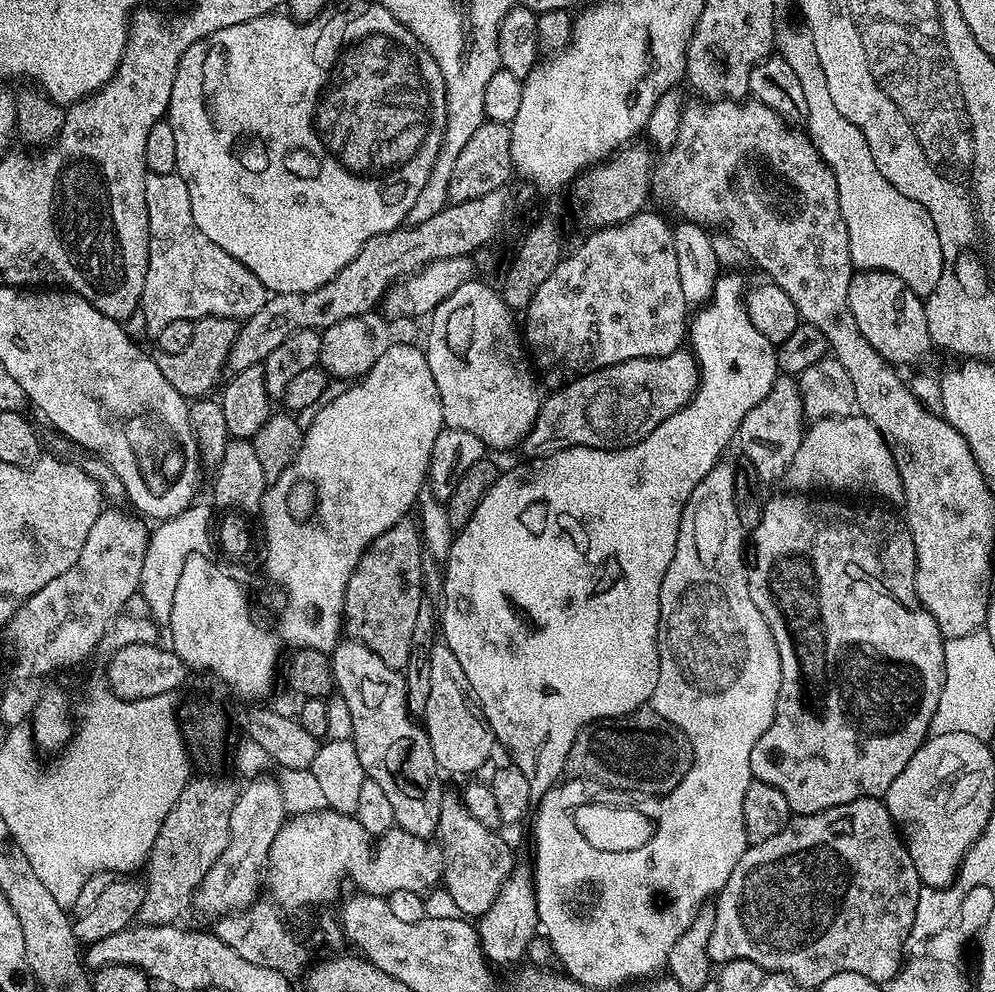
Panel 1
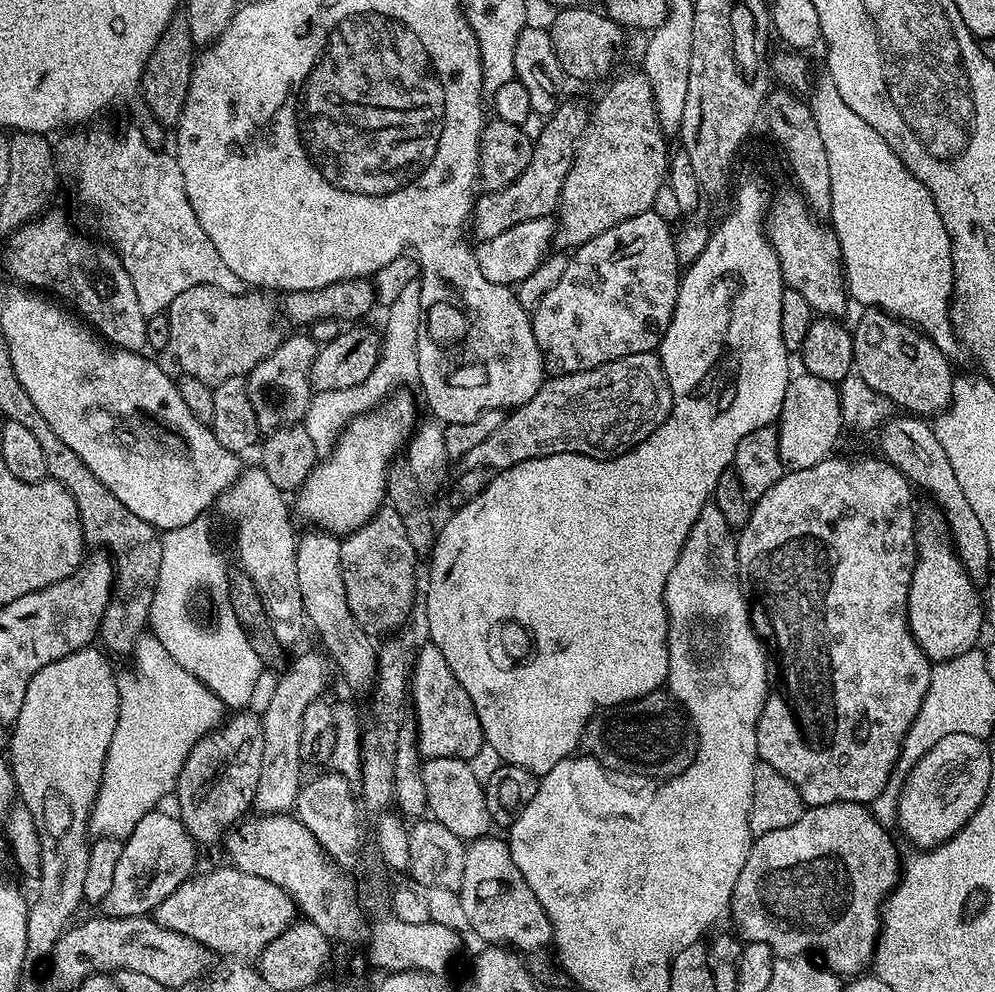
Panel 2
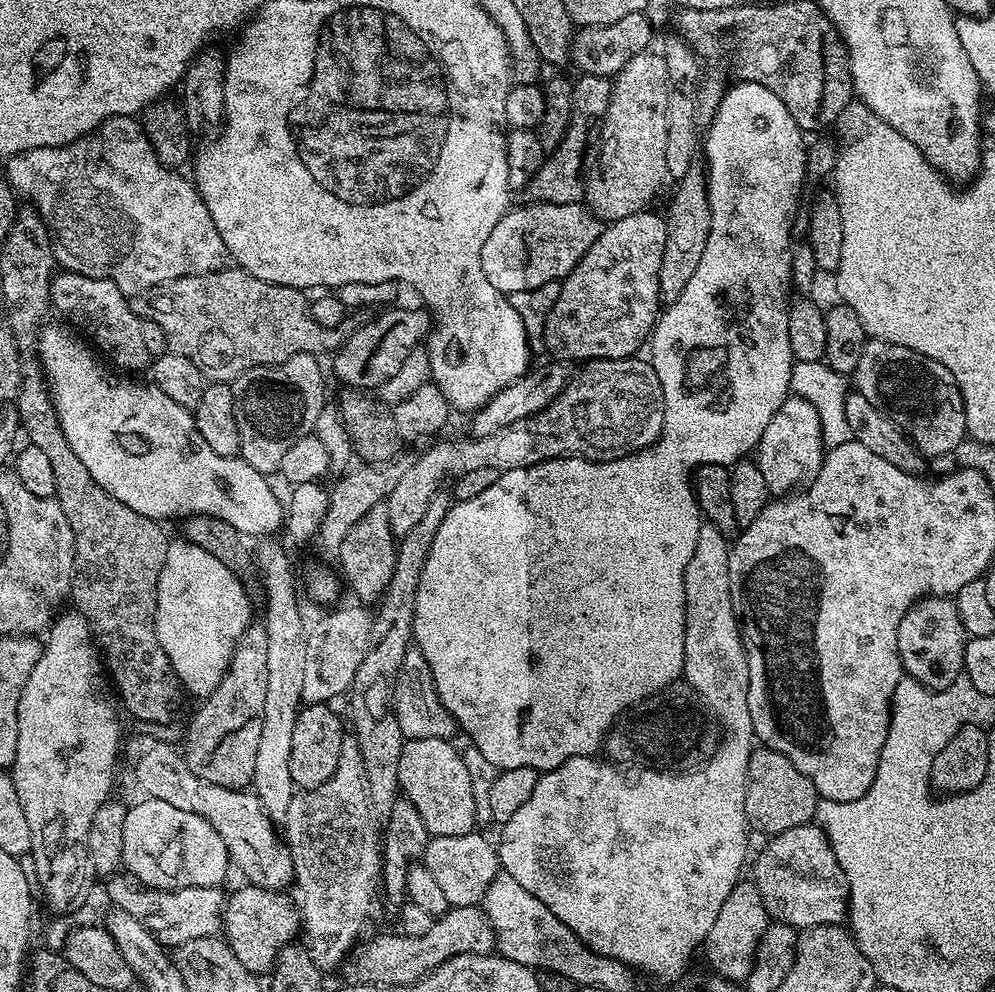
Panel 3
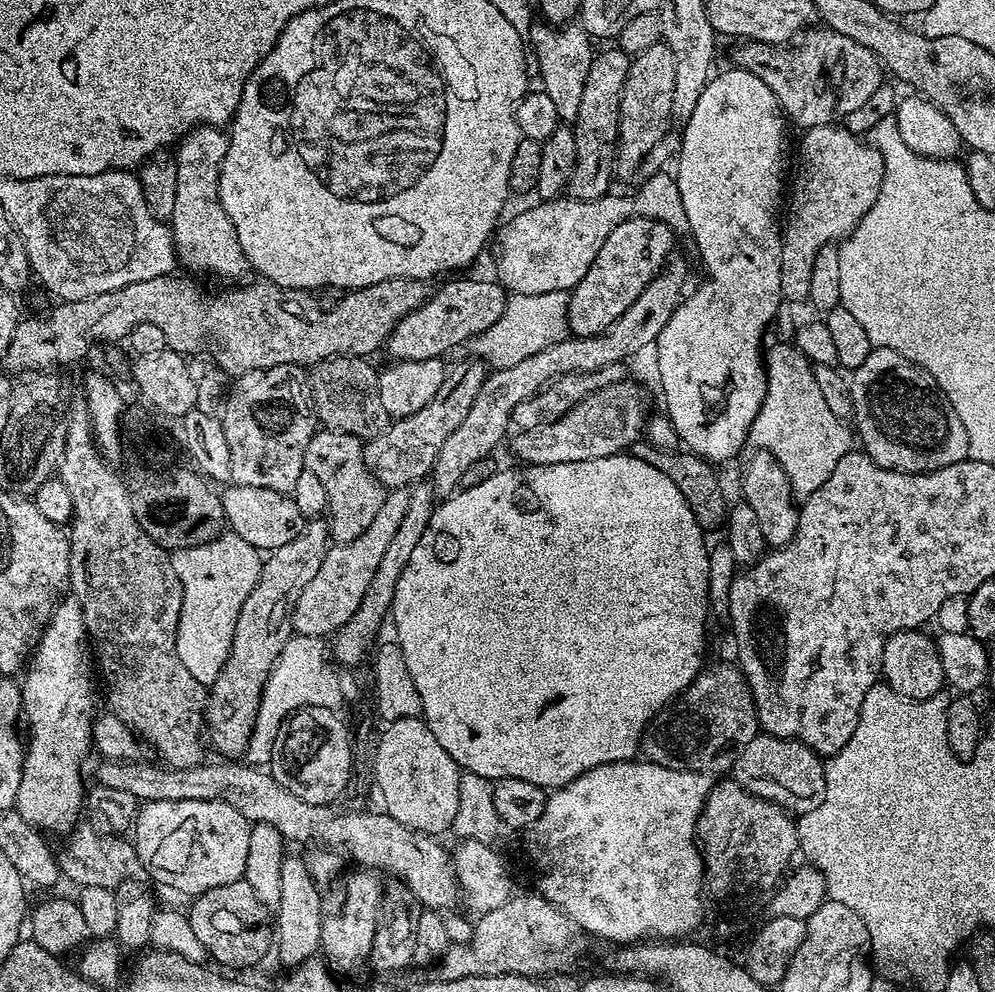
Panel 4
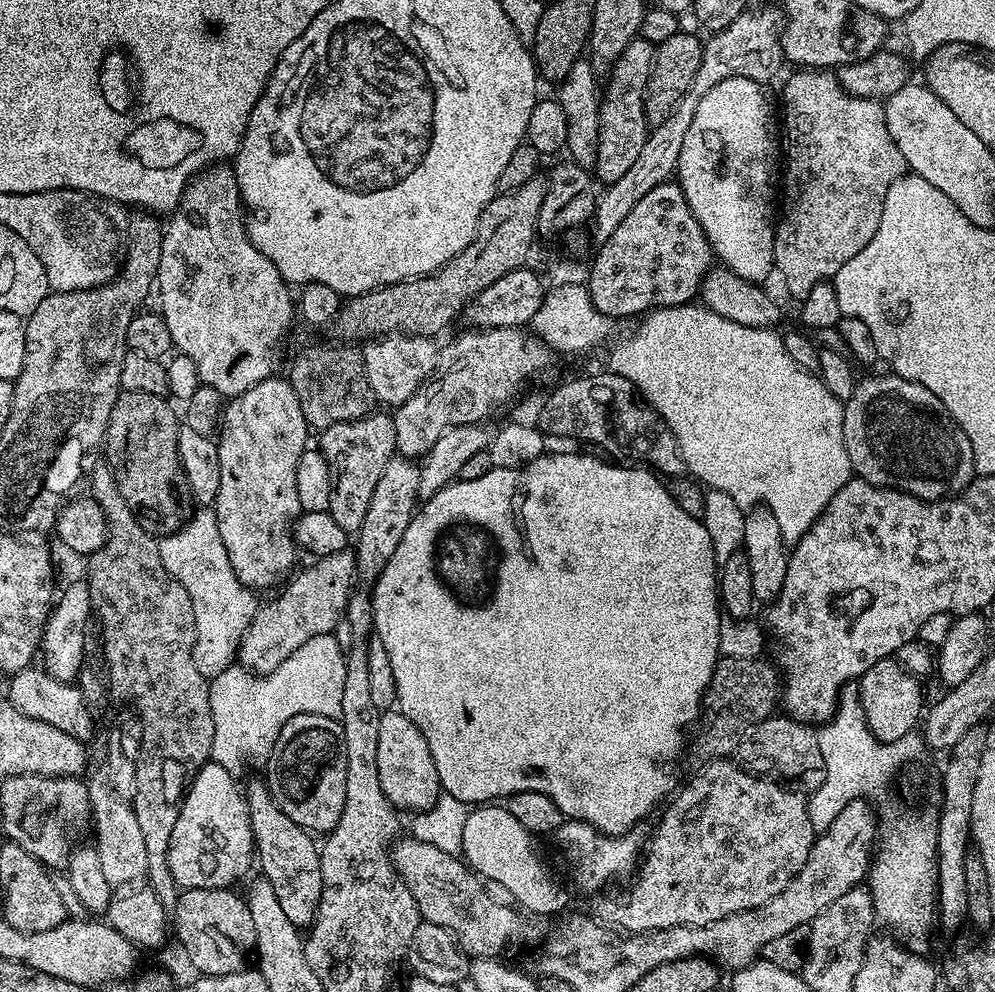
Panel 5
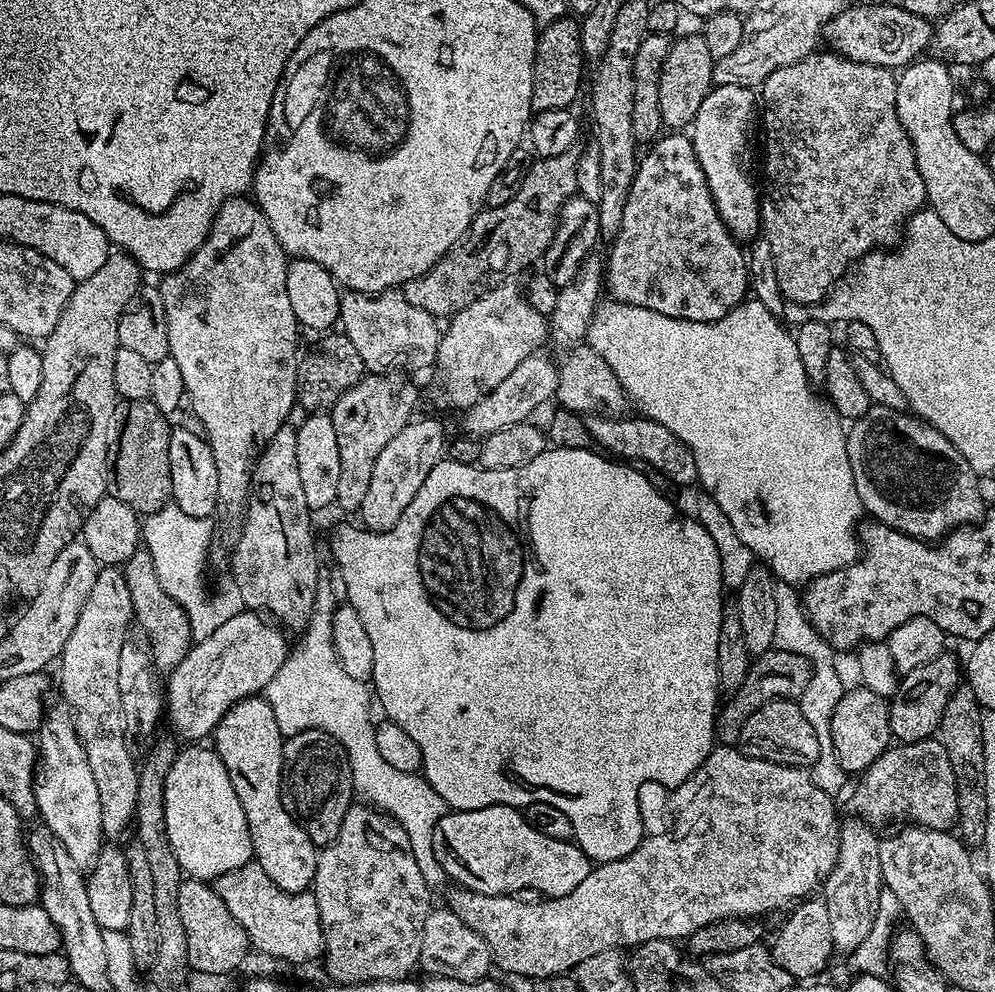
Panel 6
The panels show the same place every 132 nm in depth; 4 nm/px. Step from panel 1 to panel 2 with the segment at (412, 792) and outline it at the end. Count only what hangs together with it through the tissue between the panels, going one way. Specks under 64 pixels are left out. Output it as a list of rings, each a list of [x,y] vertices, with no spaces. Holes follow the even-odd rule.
[[[308,530],[296,542],[296,557],[298,558],[298,590],[302,590],[302,606],[309,625],[316,627],[320,635],[323,651],[330,657],[331,663],[344,675],[344,680],[352,688],[371,689],[376,677],[377,645],[372,645],[373,637],[350,614],[350,606],[346,602],[346,586],[342,586],[342,566],[340,565],[340,540],[331,532],[323,530]]]

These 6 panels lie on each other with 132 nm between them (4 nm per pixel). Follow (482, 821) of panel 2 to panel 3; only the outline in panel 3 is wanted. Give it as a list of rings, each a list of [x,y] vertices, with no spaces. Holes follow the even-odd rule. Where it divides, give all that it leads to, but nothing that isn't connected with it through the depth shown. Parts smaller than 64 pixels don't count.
[[[418,738],[405,740],[398,763],[399,791],[418,810],[422,822],[426,822],[429,837],[440,835],[465,835],[477,827],[475,798],[471,792],[470,775],[461,756],[461,749],[452,745],[451,739]]]

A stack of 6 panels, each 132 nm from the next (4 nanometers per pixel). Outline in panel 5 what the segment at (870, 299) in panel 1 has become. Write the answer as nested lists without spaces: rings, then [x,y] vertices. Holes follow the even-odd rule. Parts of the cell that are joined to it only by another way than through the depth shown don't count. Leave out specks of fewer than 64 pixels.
[[[868,376],[857,383],[854,394],[844,404],[844,445],[850,454],[852,471],[859,479],[877,483],[876,468],[884,472],[896,471],[900,476],[921,476],[924,480],[937,480],[940,484],[956,483],[957,486],[969,484],[974,479],[976,463],[970,438],[948,415],[942,402],[926,386],[904,380],[901,376]]]

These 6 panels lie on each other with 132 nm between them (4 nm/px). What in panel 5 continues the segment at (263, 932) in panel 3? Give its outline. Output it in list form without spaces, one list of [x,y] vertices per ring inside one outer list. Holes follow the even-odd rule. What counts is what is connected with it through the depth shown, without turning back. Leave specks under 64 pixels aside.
[[[231,887],[185,888],[176,897],[176,936],[188,960],[205,976],[239,972],[253,951],[254,922],[250,919],[247,899]]]

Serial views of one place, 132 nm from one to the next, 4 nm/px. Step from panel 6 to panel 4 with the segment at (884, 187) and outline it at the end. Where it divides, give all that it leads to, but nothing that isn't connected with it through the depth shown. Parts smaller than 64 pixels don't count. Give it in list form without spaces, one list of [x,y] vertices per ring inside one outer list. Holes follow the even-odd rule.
[[[823,124],[807,129],[800,140],[800,153],[796,156],[796,177],[790,180],[790,195],[786,200],[786,215],[782,220],[780,269],[782,270],[782,297],[792,304],[804,304],[810,294],[810,270],[818,250],[827,244],[843,241],[858,226],[860,219],[874,204],[884,181],[884,163],[871,143],[859,140],[852,132],[836,124]]]

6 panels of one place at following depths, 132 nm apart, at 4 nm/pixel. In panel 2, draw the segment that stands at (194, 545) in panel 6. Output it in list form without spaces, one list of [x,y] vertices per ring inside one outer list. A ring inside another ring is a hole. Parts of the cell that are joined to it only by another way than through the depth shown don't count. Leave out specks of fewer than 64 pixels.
[[[205,514],[187,523],[186,526],[167,529],[161,535],[162,563],[159,567],[158,586],[155,587],[153,601],[148,615],[149,631],[161,645],[169,652],[170,658],[184,670],[198,678],[223,703],[232,710],[240,710],[248,706],[260,680],[264,665],[253,646],[250,645],[248,635],[237,620],[233,608],[229,604],[228,568],[225,567],[215,546],[213,515]],[[200,590],[206,590],[214,604],[212,623],[206,626],[194,622],[190,604]]]

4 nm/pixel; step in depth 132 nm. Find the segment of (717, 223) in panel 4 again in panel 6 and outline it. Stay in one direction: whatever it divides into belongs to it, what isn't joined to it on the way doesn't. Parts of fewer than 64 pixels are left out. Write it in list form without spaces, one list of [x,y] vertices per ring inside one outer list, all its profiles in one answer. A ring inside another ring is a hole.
[[[739,84],[718,85],[706,94],[706,98],[702,98],[702,106],[698,106],[698,114],[690,125],[694,154],[698,154],[698,162],[702,166],[702,174],[706,174],[718,214],[732,235],[741,242],[751,241],[762,228],[762,196],[757,181],[756,184],[752,181],[752,123],[755,120],[757,123],[758,96],[753,89]]]

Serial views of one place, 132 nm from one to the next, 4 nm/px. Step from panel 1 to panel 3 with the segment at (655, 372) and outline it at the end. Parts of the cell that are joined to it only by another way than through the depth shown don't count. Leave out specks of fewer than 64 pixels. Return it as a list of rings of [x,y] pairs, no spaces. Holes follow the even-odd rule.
[[[629,358],[627,360],[590,360],[583,365],[584,368],[580,373],[573,375],[568,383],[557,396],[553,398],[538,414],[522,418],[522,422],[514,422],[511,426],[506,426],[502,430],[498,430],[498,434],[486,434],[486,438],[467,438],[468,440],[444,440],[440,438],[435,441],[436,444],[433,448],[428,448],[408,469],[405,470],[401,476],[395,477],[392,490],[388,494],[386,507],[388,509],[388,517],[390,518],[390,530],[392,535],[401,538],[409,533],[411,529],[419,521],[421,521],[422,514],[426,511],[426,506],[429,505],[430,500],[434,498],[440,484],[444,479],[455,478],[466,474],[470,470],[478,470],[481,466],[491,466],[494,470],[500,473],[509,472],[515,468],[525,468],[526,466],[534,466],[541,464],[543,460],[555,460],[557,456],[583,456],[585,460],[616,460],[620,456],[627,456],[630,452],[638,452],[642,448],[647,448],[649,444],[656,443],[660,439],[660,432],[664,428],[664,395],[662,394],[662,386],[658,382],[658,374],[654,374],[651,363],[647,359],[640,360],[641,358]]]

